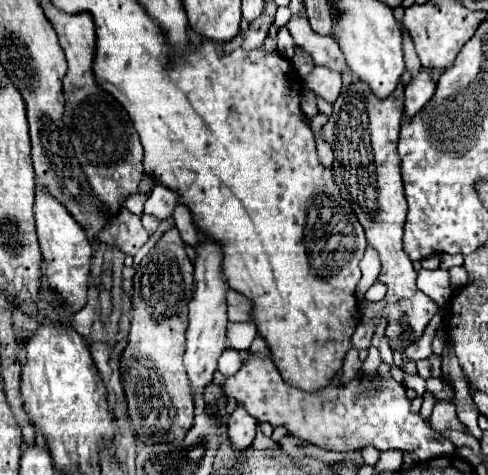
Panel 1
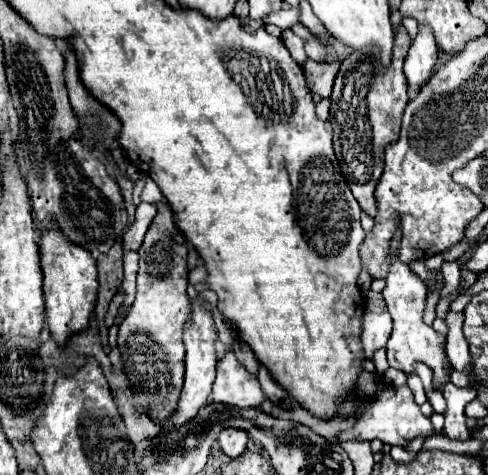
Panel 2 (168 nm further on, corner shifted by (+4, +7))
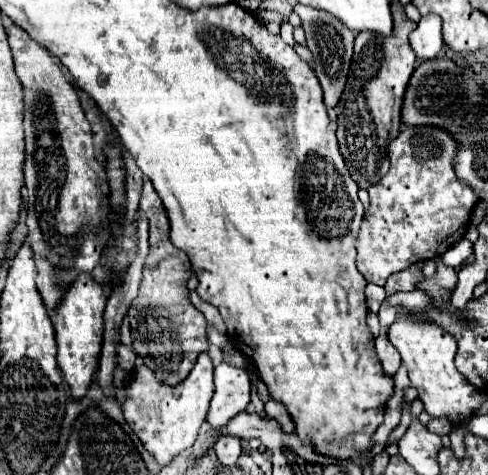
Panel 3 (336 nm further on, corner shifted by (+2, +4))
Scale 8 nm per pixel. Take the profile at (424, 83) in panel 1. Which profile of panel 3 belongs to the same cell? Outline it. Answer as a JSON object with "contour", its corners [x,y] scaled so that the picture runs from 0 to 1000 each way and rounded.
{"contour":[[[873,32],[861,40],[857,57],[840,69],[840,95],[857,128],[885,128],[902,116],[910,99],[902,48],[906,44],[898,40],[898,32]]]}

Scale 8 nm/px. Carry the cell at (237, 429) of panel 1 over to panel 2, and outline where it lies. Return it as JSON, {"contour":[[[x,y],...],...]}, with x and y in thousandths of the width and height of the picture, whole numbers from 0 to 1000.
{"contour":[[[467,901],[467,905],[451,909],[451,918],[447,918],[447,935],[451,935],[455,952],[471,964],[488,964],[504,947],[504,931],[508,931],[508,914],[500,905],[484,905],[484,901]]]}

